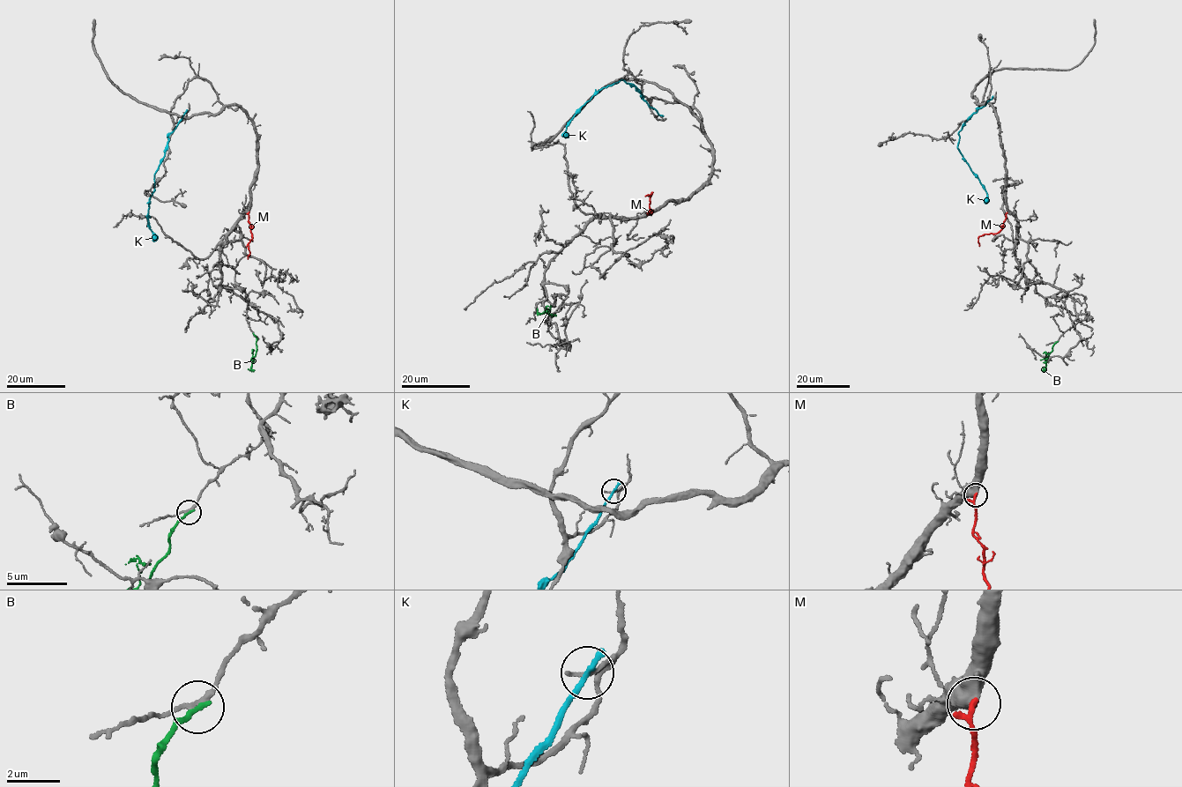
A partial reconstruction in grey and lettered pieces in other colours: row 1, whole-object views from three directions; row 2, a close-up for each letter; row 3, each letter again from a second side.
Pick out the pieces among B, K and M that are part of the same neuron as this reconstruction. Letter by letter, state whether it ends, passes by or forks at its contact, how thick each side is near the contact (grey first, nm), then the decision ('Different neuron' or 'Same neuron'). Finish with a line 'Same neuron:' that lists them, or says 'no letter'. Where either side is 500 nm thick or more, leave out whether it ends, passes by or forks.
B: It ends there. Thickness 180 nm (grey) against 200 nm. Different neuron
K: It ends there. Thickness 180 nm (grey) against 240 nm. Different neuron
M: Thickness 700 nm (grey) against 260 nm. Same neuron
Same neuron: M

